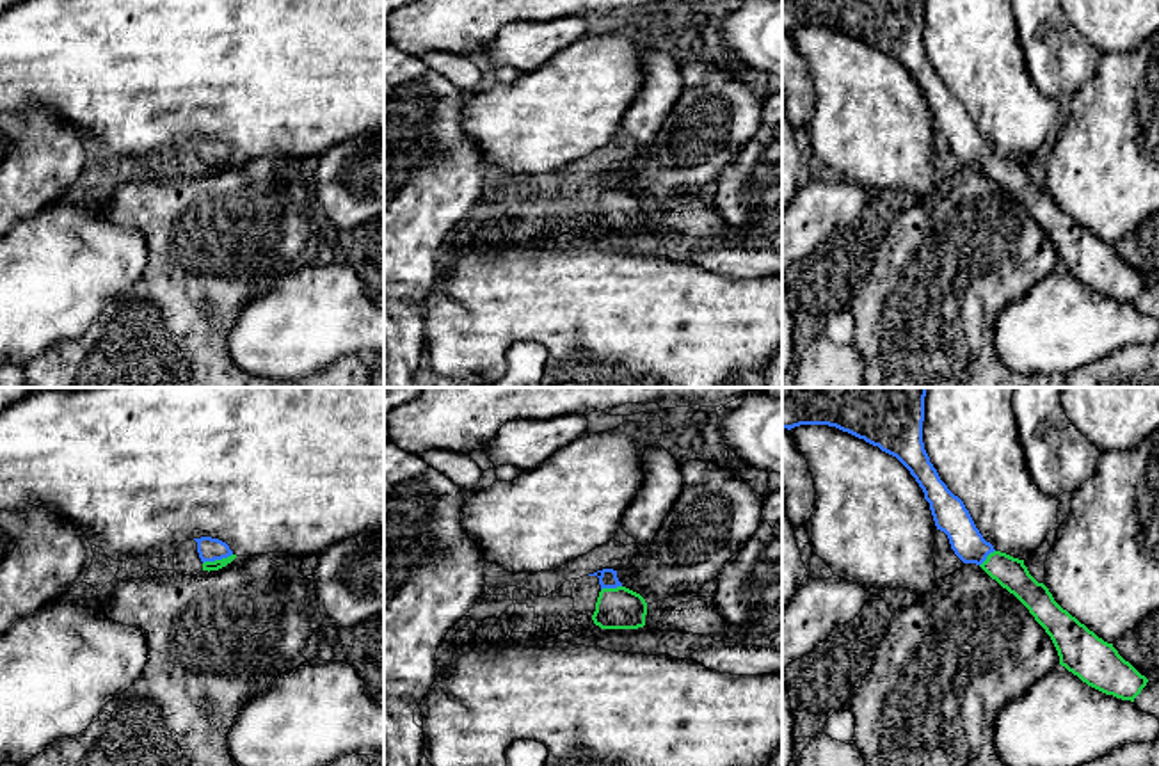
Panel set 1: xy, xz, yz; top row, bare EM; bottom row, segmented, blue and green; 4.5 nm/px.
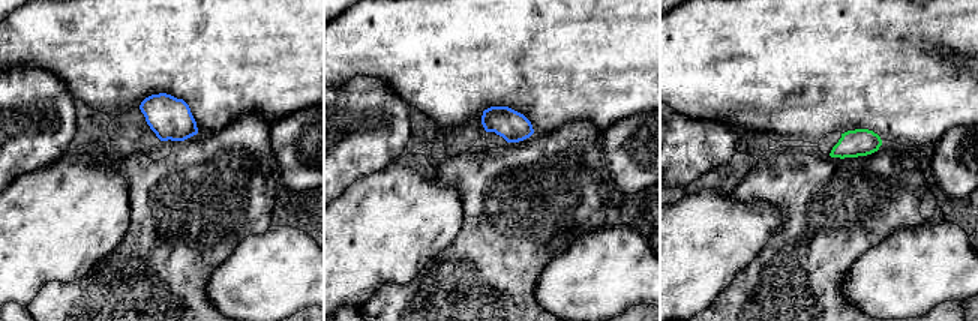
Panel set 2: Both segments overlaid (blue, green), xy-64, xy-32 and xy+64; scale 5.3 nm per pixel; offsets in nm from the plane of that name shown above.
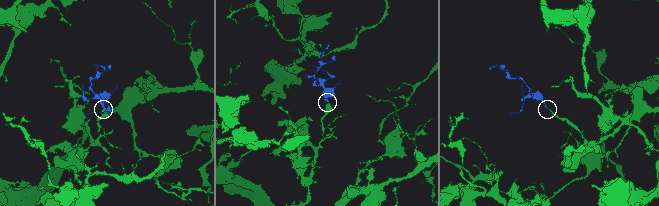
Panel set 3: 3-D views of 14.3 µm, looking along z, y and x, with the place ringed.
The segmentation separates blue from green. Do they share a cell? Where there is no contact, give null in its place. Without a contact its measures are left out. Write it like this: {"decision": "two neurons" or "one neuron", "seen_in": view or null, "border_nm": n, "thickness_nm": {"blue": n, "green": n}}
{"decision": "one neuron", "seen_in": "xy", "border_nm": 140, "thickness_nm": {"blue": 110, "green": 50}}

